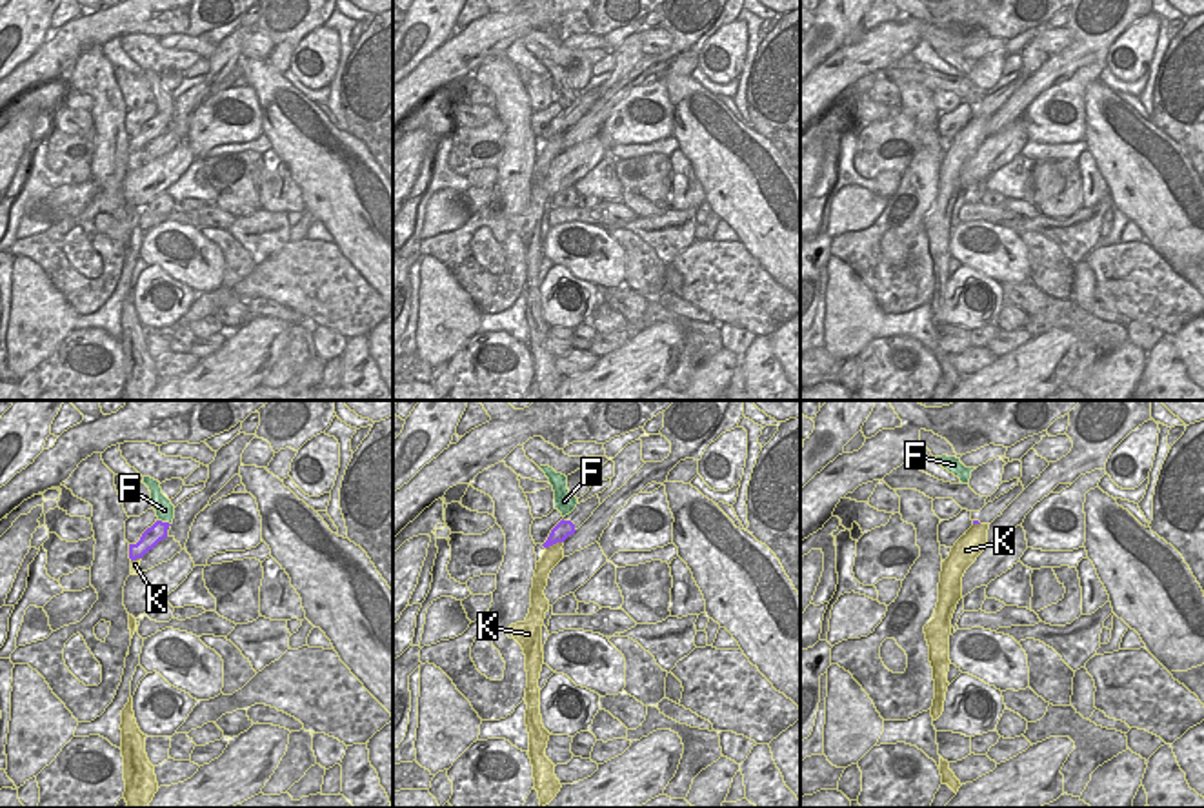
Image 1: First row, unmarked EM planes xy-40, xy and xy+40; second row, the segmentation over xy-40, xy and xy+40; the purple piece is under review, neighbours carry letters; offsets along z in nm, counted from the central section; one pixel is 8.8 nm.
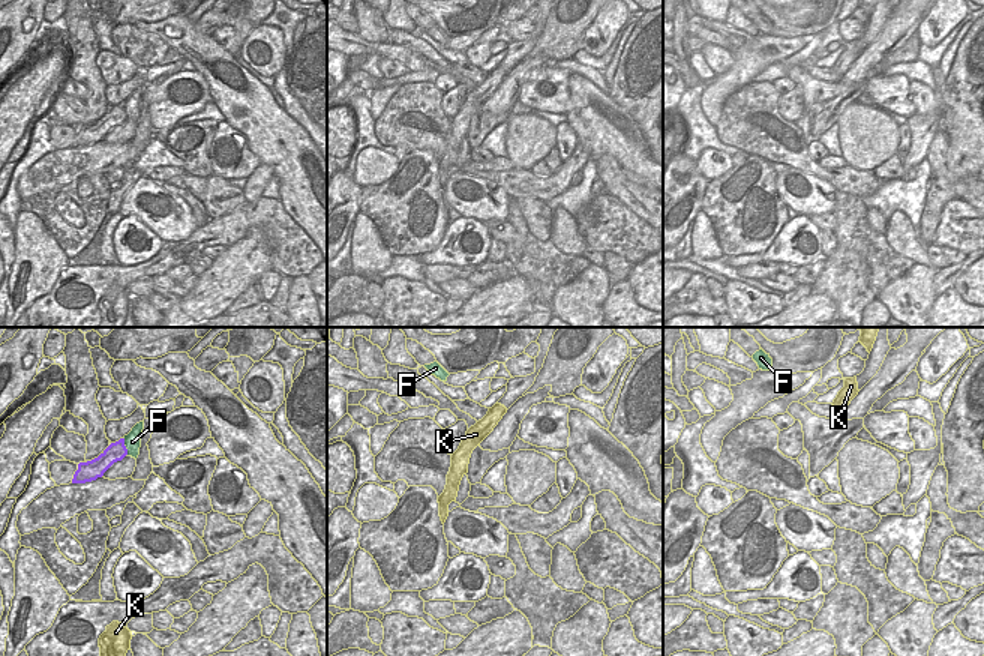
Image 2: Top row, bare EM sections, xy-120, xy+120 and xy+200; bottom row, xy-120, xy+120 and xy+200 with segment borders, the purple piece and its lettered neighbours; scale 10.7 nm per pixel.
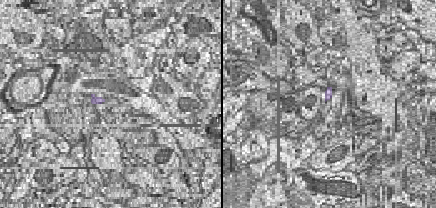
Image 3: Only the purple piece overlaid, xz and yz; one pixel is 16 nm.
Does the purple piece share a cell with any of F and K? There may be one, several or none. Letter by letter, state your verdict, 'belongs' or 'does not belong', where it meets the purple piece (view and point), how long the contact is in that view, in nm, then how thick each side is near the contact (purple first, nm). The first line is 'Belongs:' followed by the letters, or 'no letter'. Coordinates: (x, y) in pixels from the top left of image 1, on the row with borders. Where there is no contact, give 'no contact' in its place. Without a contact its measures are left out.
Belongs: no letter
F: does not belong | xy-40 (164, 523) | 140 nm | 160/160 nm
K: does not belong | xy (553, 543) | 170 nm | 160/160 nm

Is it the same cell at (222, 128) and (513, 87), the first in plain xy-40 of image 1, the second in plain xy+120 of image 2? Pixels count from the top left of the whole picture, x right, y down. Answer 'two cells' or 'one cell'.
two cells

